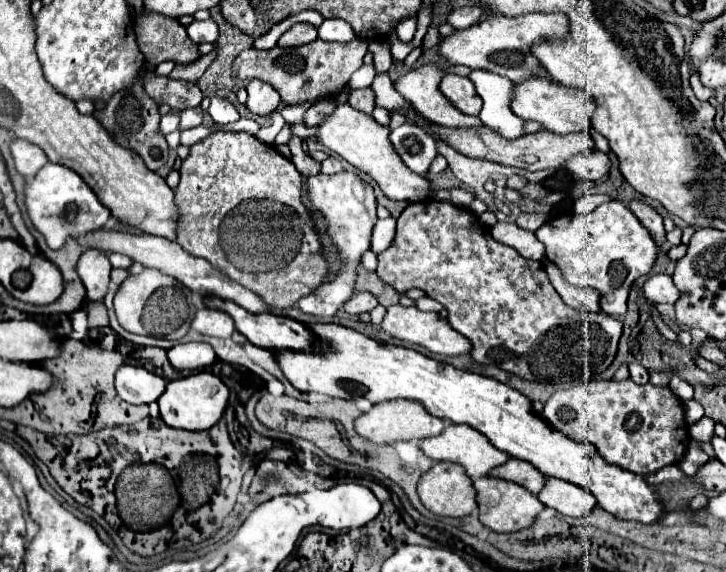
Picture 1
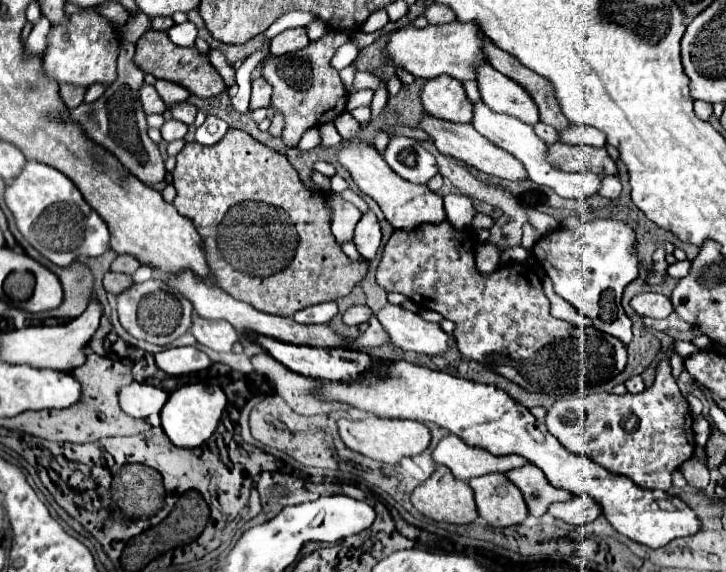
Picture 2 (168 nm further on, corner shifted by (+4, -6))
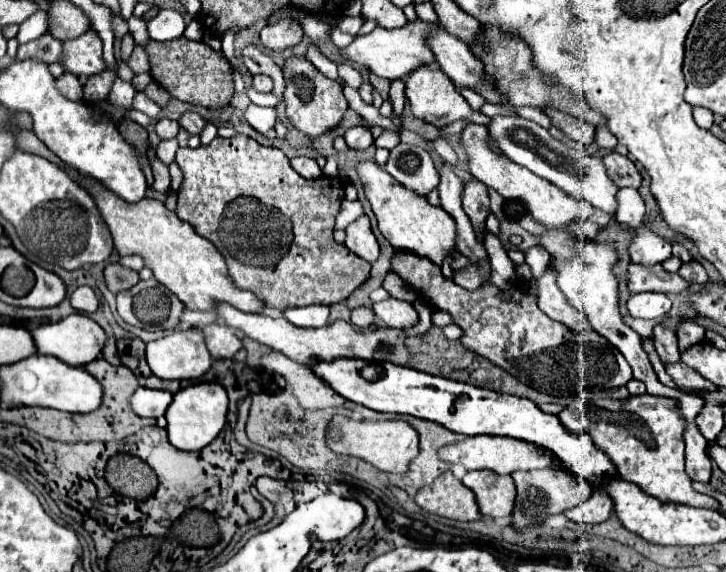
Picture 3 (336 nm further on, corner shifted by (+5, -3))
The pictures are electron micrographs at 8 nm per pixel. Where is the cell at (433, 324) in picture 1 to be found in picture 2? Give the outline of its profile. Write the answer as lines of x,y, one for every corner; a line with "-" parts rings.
388,303
376,317
388,331
392,343
400,349
438,355
448,347
448,335
440,329
440,325
424,321
418,313
412,313
400,305

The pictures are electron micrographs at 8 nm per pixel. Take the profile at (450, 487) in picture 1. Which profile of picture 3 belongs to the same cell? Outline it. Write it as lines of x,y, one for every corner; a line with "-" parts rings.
451,470
437,476
437,480
433,480
431,484
423,486
417,492
415,502
423,510
443,516
443,518
453,518
453,520
479,520
481,518
473,492
469,492
469,488
465,488
453,476

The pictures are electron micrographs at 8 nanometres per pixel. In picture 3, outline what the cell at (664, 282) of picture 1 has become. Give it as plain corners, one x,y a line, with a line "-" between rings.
641,292
641,294
631,294
627,300
629,314
635,318
663,318
669,308
671,300
665,294
653,294
653,292

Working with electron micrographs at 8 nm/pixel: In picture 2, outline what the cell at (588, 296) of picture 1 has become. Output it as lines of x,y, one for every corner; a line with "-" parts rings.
542,279
542,281
544,281
544,293
550,299
550,315
552,317
568,321
568,323
572,323
572,325
576,325
580,329
592,325
590,319
584,319
584,315
578,315
578,311
574,311
574,307
570,307
570,303
566,303
560,295
554,293
550,279

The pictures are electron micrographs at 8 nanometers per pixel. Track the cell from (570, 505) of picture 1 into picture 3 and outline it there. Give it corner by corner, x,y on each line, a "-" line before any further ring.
593,490
593,496
589,496
585,502
581,502
579,506
575,508
569,508
565,510
563,514
569,518
569,520
575,520
575,522
583,522
583,524
597,524
597,522
603,522
609,518
613,510
613,500
609,502
609,496
601,490

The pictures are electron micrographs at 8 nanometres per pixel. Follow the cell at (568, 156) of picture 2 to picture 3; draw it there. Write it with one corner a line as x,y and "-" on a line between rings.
609,152
601,160
603,160
603,164
605,164
607,172
609,172
609,178
613,178
619,188
623,188
623,186
639,188
641,174
637,172
635,164
627,156
621,156
617,152

